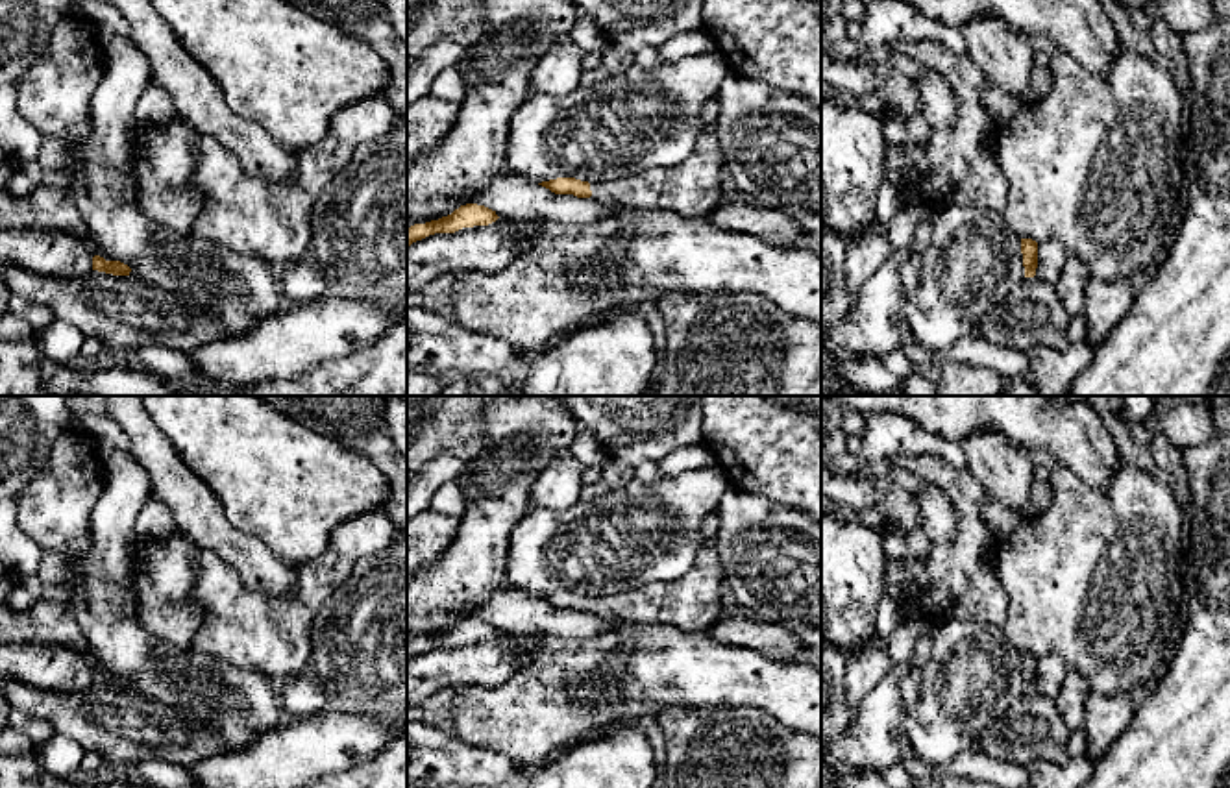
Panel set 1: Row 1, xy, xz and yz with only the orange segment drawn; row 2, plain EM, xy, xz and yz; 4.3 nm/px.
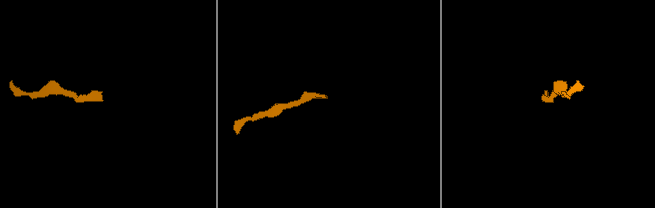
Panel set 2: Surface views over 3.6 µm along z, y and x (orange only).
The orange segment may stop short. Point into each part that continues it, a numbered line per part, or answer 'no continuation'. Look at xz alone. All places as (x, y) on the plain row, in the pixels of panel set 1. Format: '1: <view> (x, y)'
1: xz (692, 603)

